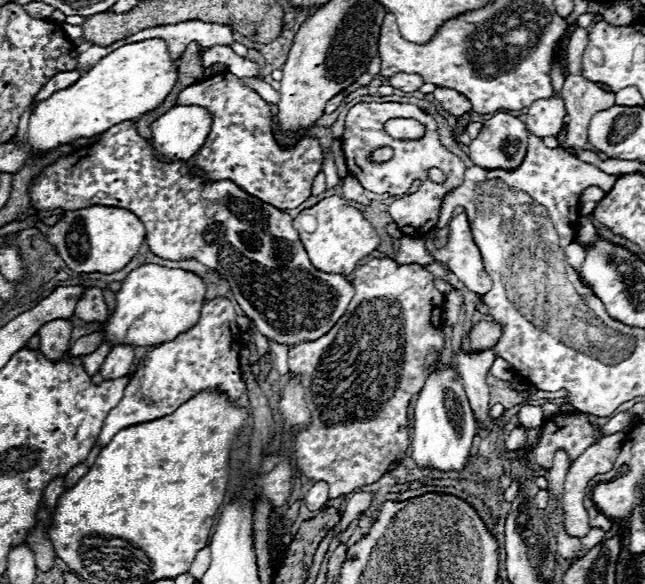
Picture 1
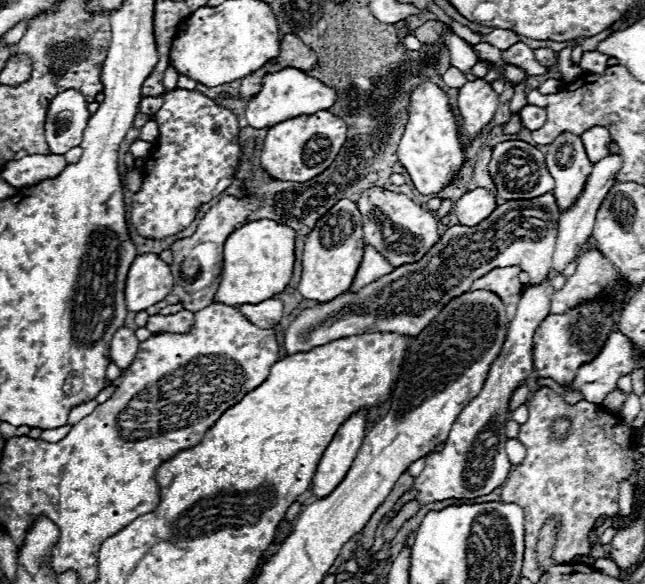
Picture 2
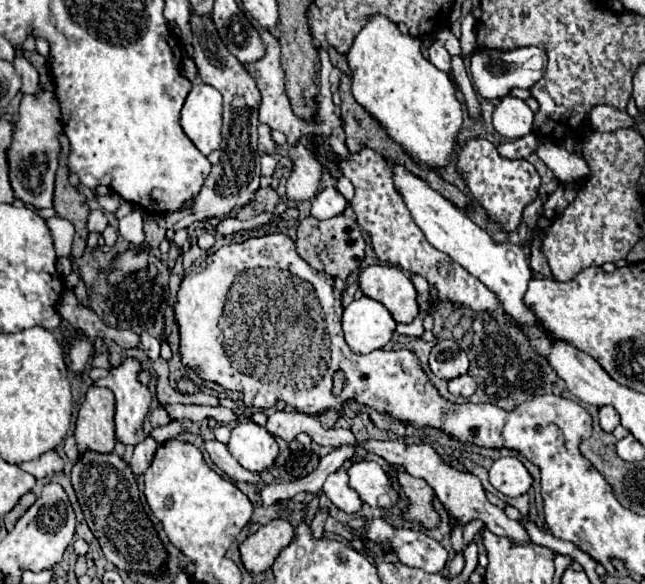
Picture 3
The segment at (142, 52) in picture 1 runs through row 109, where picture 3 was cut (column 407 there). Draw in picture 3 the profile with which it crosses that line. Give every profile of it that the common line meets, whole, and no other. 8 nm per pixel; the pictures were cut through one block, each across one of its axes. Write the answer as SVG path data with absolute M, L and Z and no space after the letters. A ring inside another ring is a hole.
M372 16L362 32L356 36L350 52L348 64L352 72L352 94L356 102L374 118L380 120L382 128L388 136L416 160L416 164L424 164L424 168L446 168L450 160L458 152L458 136L464 122L464 110L458 100L458 90L448 74L440 72L432 66L420 52L420 38L410 34L400 34L398 26L390 22L386 16Z

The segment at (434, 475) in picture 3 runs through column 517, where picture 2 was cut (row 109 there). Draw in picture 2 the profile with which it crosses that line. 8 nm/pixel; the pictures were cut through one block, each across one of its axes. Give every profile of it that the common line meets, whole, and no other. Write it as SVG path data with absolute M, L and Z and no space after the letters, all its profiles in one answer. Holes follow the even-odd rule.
M526 104L522 110L520 110L520 122L524 128L528 130L538 130L544 126L546 122L546 110L538 108L538 106L532 106L532 104Z

